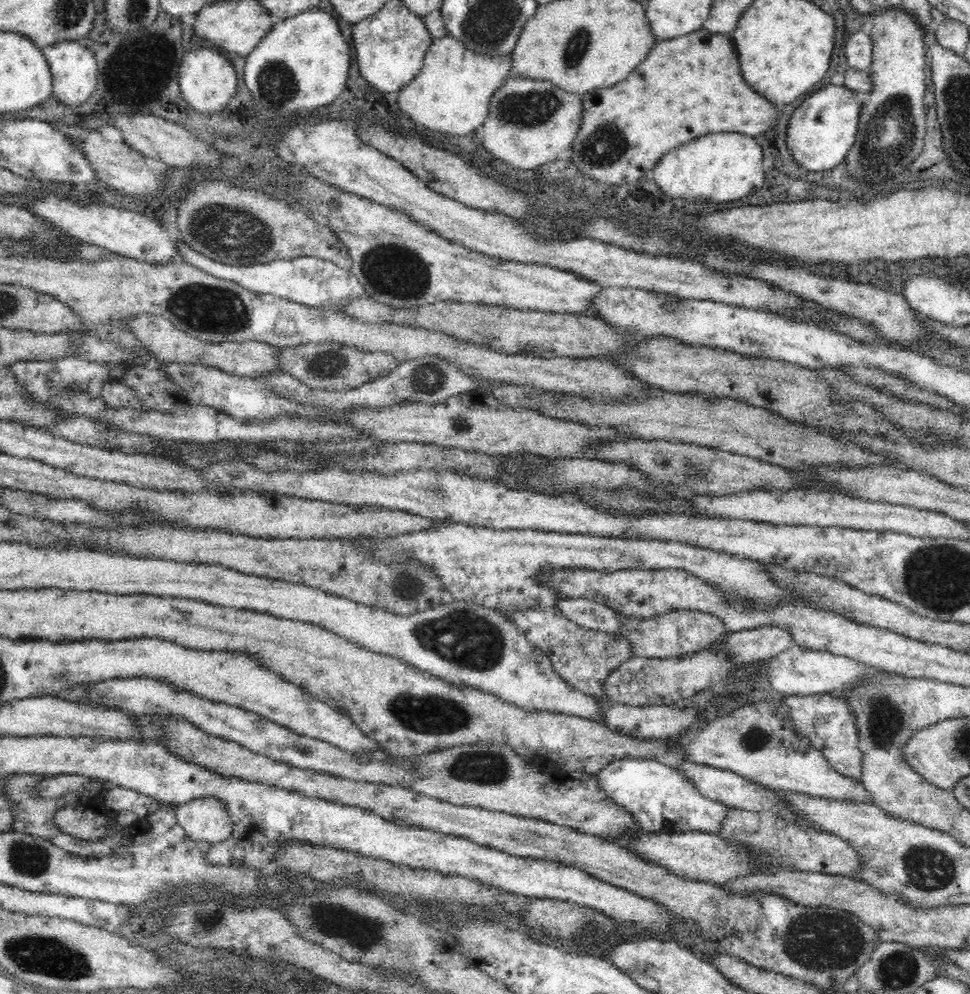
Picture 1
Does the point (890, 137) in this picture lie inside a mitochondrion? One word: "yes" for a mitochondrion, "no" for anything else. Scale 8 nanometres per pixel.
yes

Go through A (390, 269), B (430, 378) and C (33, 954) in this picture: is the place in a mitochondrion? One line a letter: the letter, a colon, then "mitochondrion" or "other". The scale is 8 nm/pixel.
A: mitochondrion
B: mitochondrion
C: mitochondrion

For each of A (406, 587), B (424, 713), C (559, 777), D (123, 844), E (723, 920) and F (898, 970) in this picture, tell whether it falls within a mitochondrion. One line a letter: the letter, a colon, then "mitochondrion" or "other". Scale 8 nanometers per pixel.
A: mitochondrion
B: mitochondrion
C: other
D: other
E: other
F: mitochondrion

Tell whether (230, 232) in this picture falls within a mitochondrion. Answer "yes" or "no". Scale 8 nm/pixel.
yes

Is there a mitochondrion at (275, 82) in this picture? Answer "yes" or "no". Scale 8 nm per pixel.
yes

